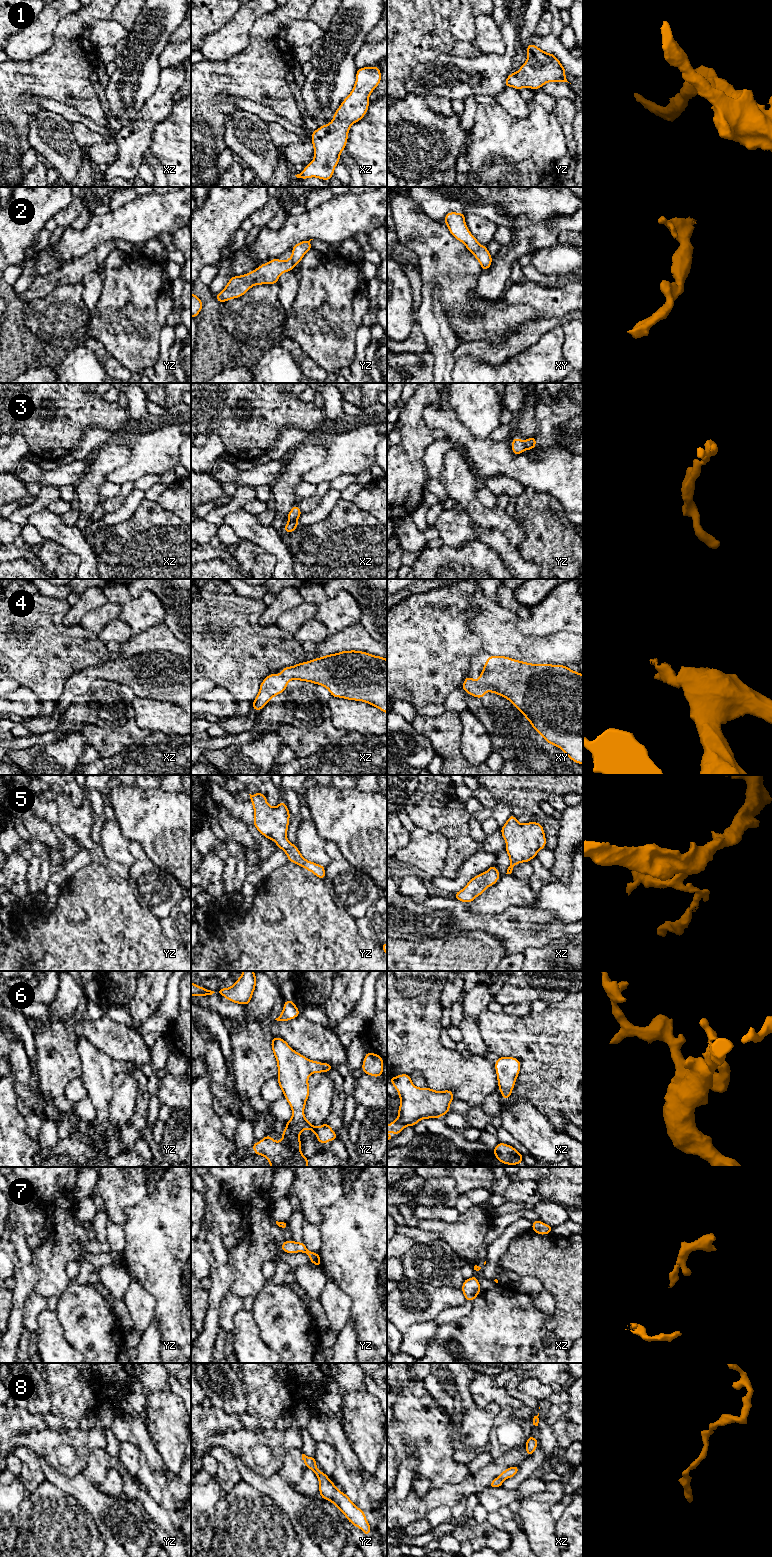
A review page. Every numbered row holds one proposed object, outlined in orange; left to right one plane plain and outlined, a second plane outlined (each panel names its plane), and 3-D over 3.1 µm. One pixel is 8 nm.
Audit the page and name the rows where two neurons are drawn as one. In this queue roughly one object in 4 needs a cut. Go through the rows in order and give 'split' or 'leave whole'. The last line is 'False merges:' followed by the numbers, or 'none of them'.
1: leave whole
2: leave whole
3: split
4: leave whole
5: leave whole
6: leave whole
7: leave whole
8: leave whole
False merges: 3

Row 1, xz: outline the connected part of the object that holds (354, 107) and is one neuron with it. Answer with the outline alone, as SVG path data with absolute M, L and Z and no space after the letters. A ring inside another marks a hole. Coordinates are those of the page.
M378 66L358 68L355 85L334 113L333 120L312 132L311 139L314 147L314 159L305 166L301 173L295 175L297 178L308 179L316 177L326 181L331 179L334 175L334 169L340 161L340 153L345 150L351 125L357 123L366 115L370 104L369 95L380 82L381 71Z

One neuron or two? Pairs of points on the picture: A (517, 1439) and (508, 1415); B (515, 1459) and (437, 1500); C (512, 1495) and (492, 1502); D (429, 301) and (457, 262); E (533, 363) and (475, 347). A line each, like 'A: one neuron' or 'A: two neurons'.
A: one neuron
B: one neuron
C: one neuron
D: one neuron
E: two neurons

